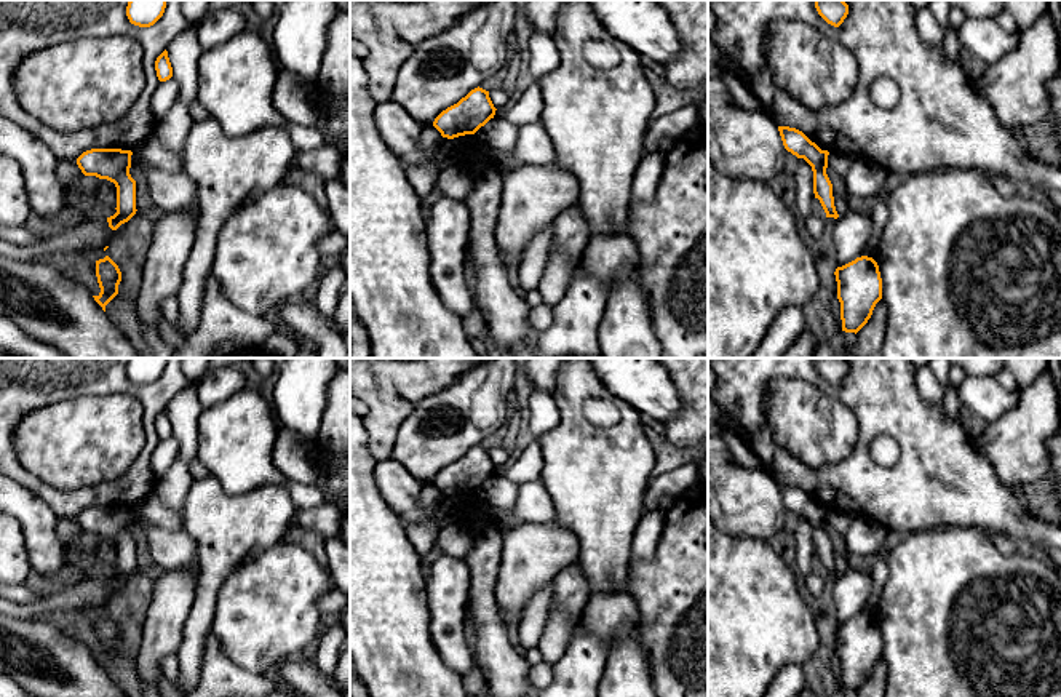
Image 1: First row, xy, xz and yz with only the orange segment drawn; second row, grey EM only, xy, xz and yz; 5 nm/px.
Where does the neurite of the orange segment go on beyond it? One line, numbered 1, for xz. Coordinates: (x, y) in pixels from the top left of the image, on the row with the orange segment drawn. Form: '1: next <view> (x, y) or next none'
1: next none

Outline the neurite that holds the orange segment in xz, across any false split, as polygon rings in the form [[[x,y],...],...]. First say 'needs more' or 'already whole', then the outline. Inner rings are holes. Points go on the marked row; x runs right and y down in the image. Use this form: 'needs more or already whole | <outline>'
already whole | [[[478,86],[457,104],[443,110],[435,118],[433,126],[447,139],[475,134],[481,126],[494,118],[495,110],[489,91]]]

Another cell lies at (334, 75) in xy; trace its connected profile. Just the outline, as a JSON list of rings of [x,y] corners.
[[[347,6],[339,10],[329,26],[316,82],[328,94],[316,128],[324,144],[344,153],[350,142],[350,8]]]

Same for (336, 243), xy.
[[[340,232],[329,233],[318,241],[318,249],[323,256],[342,257],[350,249],[350,237]]]

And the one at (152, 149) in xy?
[[[155,134],[149,136],[142,145],[137,149],[152,165],[166,171],[177,173],[182,169],[182,157],[168,150]]]

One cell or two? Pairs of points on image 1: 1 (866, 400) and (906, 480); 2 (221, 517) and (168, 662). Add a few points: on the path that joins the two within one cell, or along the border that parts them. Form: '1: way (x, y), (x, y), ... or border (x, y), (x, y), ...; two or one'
1: way (887, 418), (909, 440), (909, 459); one
2: border (174, 656), (179, 665), (179, 680); two

